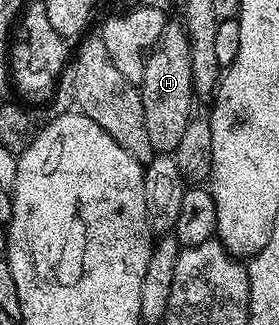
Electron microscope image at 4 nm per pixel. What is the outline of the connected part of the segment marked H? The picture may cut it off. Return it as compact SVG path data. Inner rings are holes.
M169 21L162 31L158 44L147 56L145 73L142 74L139 88L149 143L156 154L172 154L185 133L185 126L193 117L191 107L193 101L195 102L191 46L186 28L180 22Z

